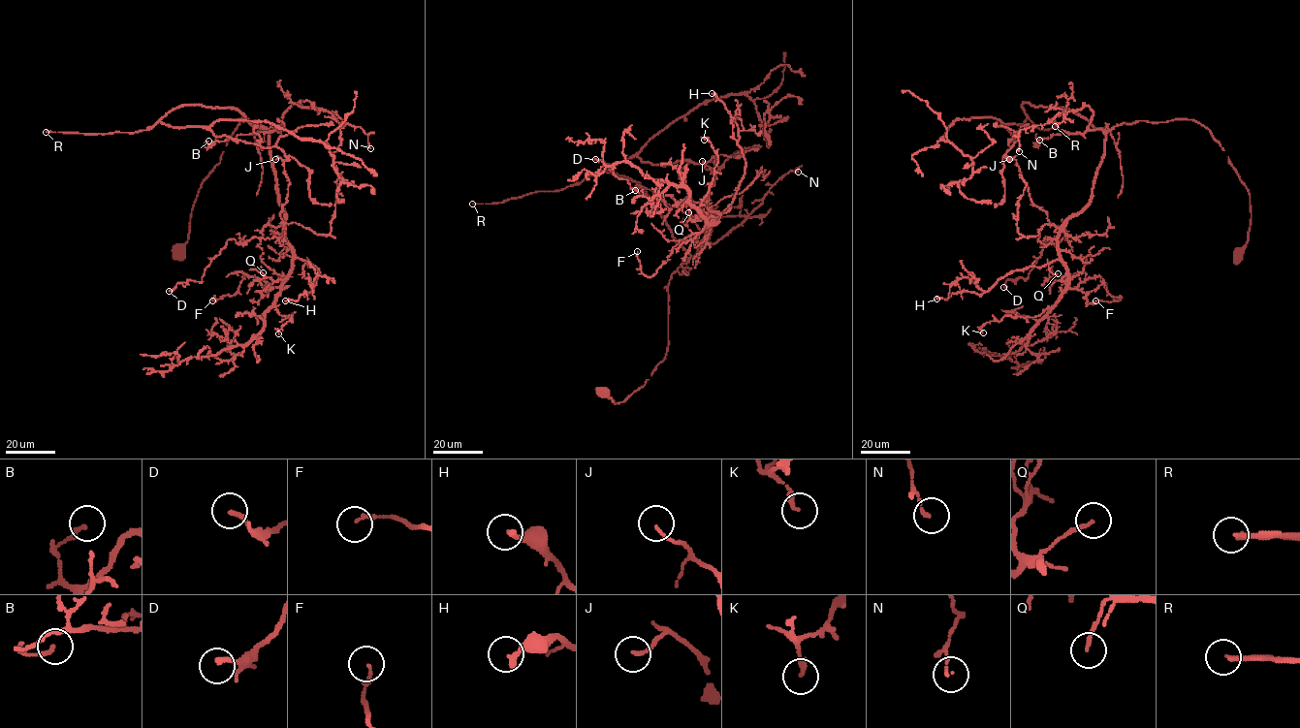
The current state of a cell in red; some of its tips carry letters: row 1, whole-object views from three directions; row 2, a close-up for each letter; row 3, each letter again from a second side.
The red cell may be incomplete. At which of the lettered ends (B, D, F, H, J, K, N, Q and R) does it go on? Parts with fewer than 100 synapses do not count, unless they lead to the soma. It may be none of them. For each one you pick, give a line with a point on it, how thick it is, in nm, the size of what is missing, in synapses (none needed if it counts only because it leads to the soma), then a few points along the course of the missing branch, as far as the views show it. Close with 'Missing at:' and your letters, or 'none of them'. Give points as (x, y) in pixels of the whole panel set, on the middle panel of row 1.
R: at (472, 204); 200 nm thick; about 180 synapses
Missing at: R

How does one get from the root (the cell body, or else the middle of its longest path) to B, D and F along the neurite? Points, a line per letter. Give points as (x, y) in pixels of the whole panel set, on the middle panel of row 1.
B: (602, 392), (616, 403), (621, 402), (662, 361), (668, 345), (671, 275), (708, 237), (652, 190), (635, 190)
D: (602, 392), (621, 402), (664, 359), (671, 275), (704, 245), (711, 223), (705, 205), (641, 195), (595, 159)
F: (602, 392), (621, 402), (664, 359), (671, 275), (701, 249), (711, 212), (718, 215), (651, 276), (637, 251)

